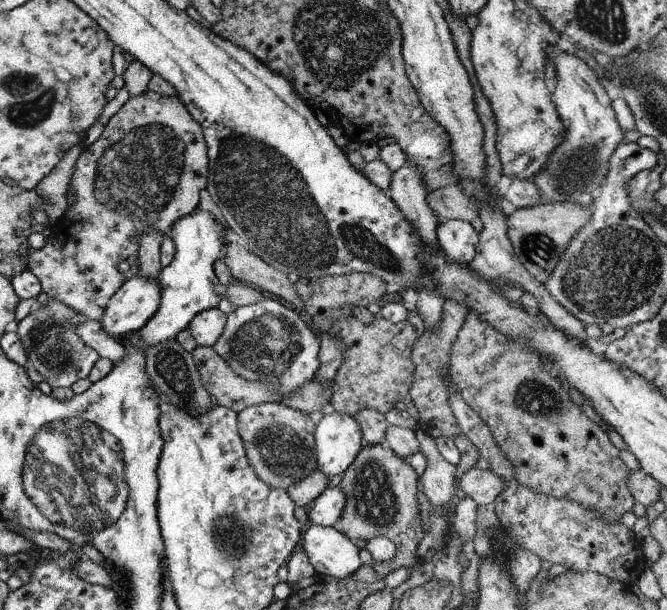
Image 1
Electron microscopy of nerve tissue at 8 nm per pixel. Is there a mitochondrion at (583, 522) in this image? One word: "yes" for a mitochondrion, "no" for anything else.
yes

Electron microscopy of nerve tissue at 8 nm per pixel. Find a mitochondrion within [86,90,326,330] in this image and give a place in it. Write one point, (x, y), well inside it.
(133, 177)

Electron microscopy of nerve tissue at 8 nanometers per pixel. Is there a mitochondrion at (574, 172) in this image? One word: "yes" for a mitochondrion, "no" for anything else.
yes

